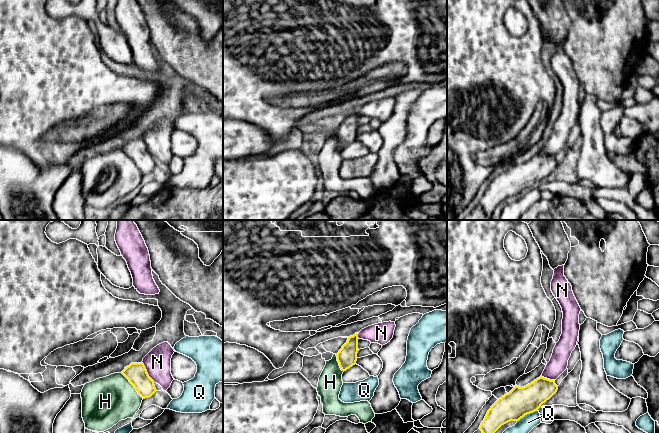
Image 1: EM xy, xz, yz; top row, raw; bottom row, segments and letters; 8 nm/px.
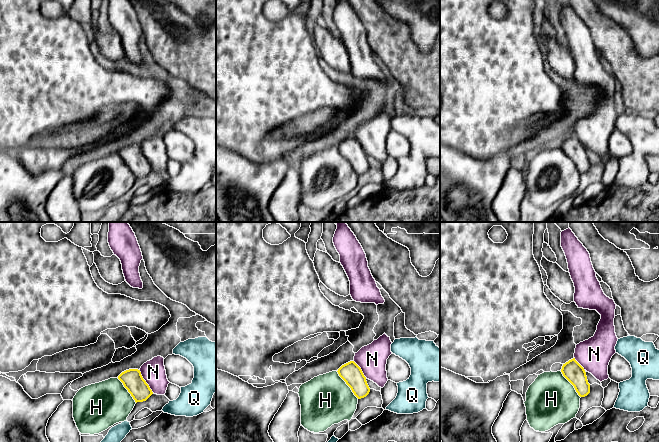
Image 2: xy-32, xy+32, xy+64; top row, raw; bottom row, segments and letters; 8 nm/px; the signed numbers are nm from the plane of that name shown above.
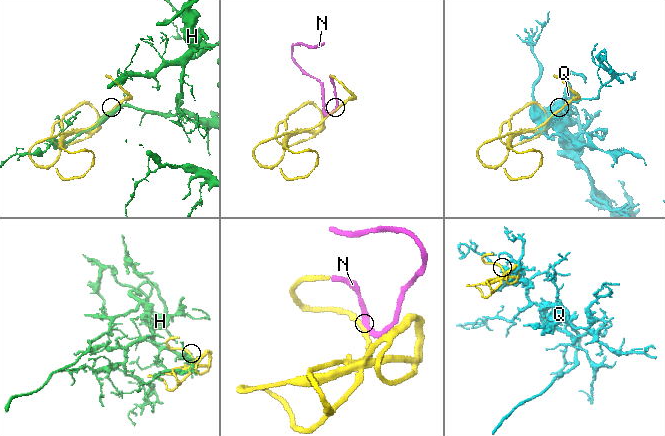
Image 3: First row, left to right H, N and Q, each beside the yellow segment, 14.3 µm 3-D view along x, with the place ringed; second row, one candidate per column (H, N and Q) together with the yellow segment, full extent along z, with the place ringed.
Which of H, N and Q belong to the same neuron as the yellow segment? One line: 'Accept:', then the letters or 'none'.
Accept: N

